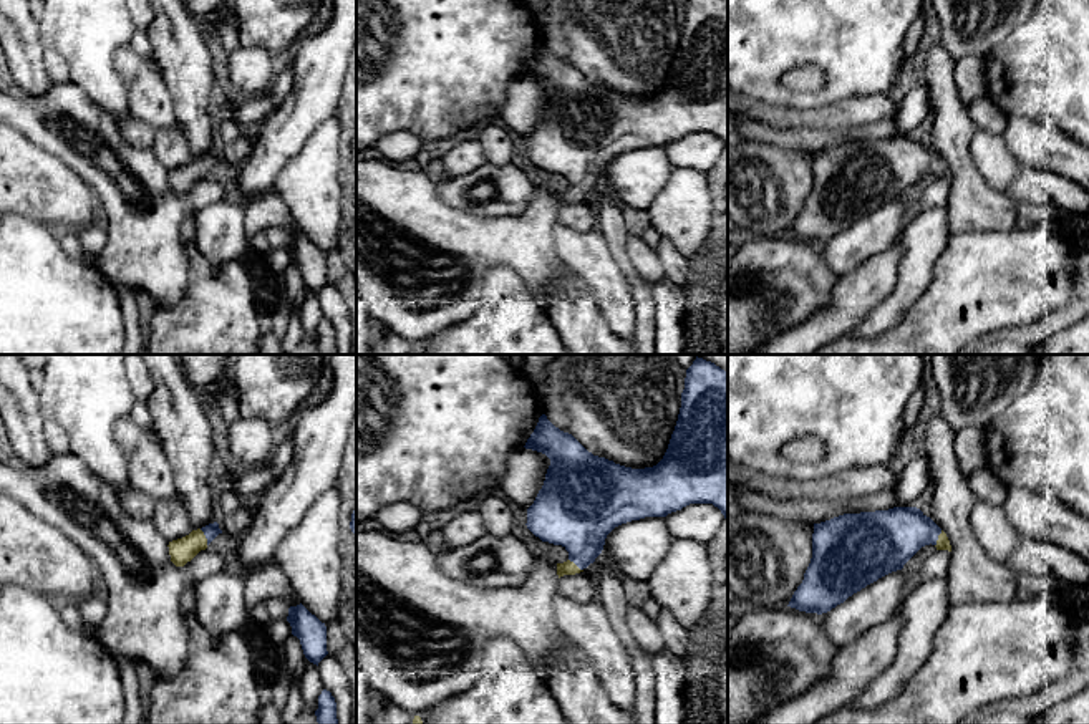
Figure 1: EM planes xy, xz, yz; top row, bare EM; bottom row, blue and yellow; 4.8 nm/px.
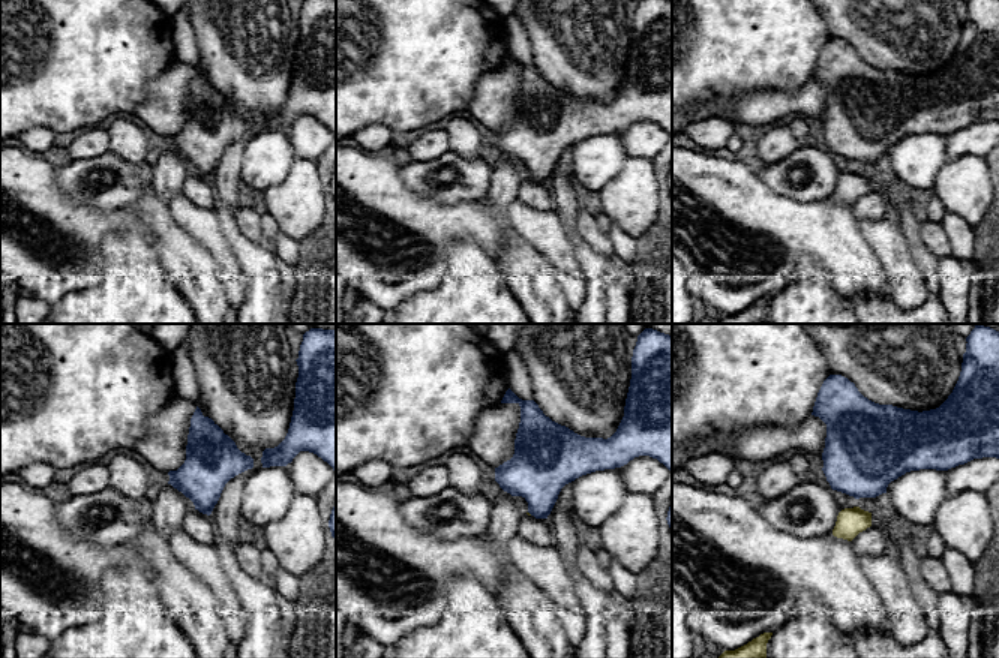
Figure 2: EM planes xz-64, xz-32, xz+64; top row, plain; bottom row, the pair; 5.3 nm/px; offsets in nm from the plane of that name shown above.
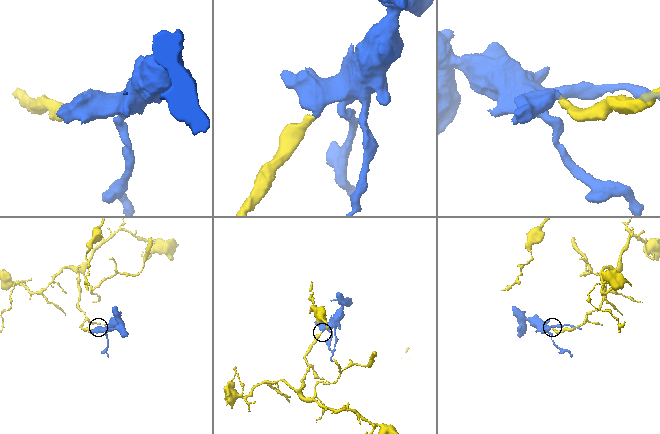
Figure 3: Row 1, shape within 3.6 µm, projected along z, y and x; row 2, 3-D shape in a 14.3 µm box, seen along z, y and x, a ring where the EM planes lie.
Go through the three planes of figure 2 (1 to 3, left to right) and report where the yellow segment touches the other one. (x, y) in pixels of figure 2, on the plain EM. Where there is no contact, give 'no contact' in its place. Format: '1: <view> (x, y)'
1: no contact
2: xz-32 (530, 177)
3: no contact

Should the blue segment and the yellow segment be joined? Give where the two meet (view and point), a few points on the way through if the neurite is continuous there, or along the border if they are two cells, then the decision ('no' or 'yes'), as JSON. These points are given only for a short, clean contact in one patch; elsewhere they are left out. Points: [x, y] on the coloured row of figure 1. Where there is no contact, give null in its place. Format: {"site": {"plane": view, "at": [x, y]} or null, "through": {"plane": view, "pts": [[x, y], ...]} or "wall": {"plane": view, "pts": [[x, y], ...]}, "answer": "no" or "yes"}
{"site": {"plane": "xy", "at": [206, 537]}, "through": {"plane": "xy", "pts": [[211, 530], [206, 537], [181, 550]]}, "answer": "yes"}

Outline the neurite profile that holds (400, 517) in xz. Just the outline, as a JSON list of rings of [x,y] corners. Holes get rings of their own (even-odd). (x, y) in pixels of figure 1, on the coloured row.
[[[403,500],[381,507],[373,519],[385,532],[401,537],[418,527],[421,515],[423,512],[416,505]]]

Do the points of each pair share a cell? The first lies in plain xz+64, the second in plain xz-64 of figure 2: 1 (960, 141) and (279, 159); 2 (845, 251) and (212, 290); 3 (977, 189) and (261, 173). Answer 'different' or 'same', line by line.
1: different
2: different
3: different

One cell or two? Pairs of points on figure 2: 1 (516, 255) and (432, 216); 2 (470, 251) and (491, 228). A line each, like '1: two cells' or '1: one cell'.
1: two cells
2: two cells

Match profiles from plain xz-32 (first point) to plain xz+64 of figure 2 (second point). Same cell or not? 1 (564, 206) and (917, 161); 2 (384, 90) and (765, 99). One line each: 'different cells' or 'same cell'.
1: different cells
2: different cells

